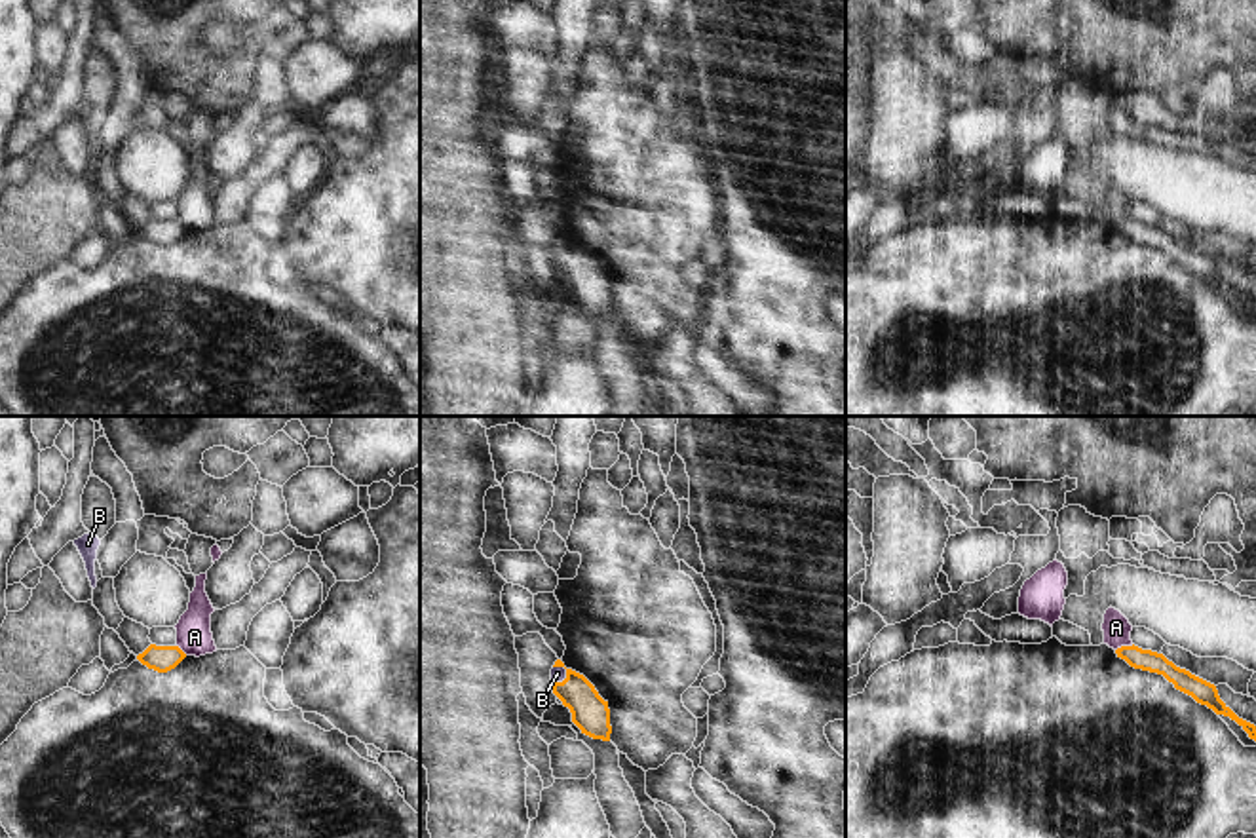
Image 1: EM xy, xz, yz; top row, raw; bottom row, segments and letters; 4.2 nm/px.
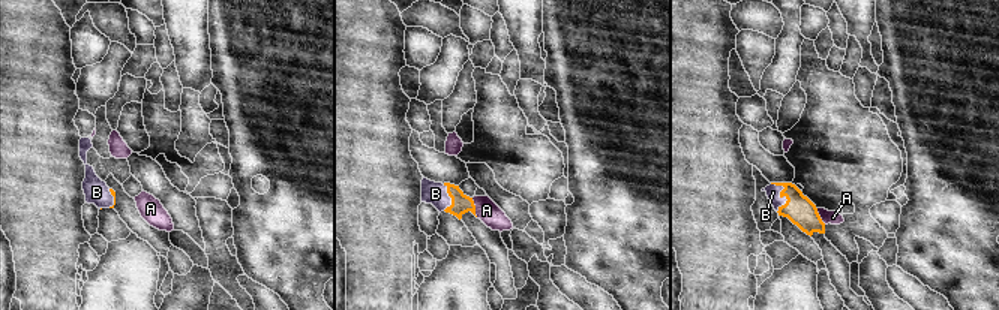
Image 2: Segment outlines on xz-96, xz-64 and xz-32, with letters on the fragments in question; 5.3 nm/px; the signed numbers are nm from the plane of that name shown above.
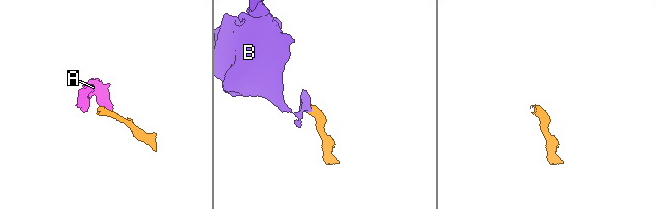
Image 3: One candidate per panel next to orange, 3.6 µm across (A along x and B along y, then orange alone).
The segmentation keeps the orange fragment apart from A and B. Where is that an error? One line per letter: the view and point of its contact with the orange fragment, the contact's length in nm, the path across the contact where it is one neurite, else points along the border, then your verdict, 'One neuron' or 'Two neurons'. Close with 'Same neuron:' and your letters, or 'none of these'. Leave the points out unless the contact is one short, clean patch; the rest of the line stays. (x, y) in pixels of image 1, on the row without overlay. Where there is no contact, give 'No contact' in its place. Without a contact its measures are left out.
A: Touches orange at yz (1123, 221). Shared border 80 nm. Boundary: yz (1133, 219), (1122, 219), (1116, 225). Two neurons
B: Touches orange at xz (567, 251). Shared border 100 nm. Path across: xz (589, 285), (567, 251), (557, 247). One neuron
Same neuron: B.

